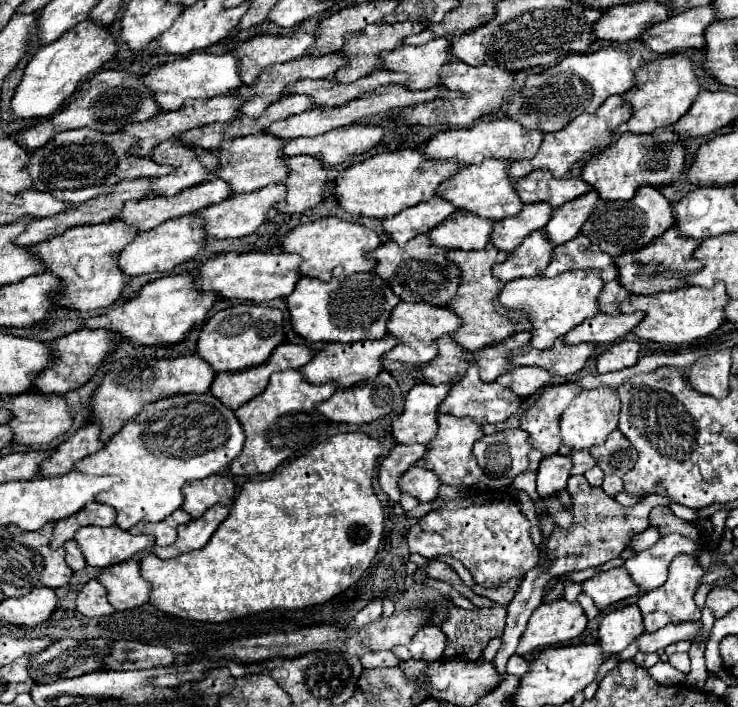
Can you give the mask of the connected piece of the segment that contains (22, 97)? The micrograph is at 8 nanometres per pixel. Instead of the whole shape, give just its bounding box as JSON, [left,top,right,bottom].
[10,21,116,119]

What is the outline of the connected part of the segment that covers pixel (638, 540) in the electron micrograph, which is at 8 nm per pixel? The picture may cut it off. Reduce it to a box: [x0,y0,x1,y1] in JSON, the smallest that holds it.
[621,527,662,559]

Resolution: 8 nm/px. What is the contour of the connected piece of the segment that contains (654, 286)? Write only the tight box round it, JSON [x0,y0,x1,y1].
[616,225,702,295]

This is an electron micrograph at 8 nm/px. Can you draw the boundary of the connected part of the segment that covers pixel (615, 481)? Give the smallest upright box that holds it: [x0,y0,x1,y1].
[602,475,624,497]

